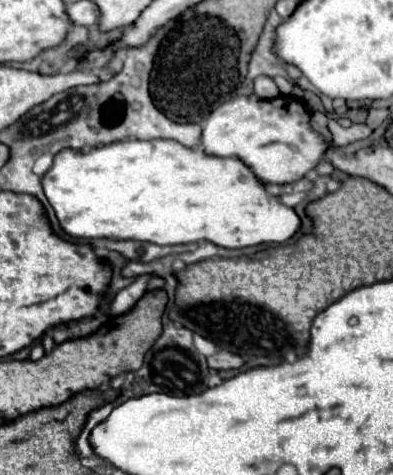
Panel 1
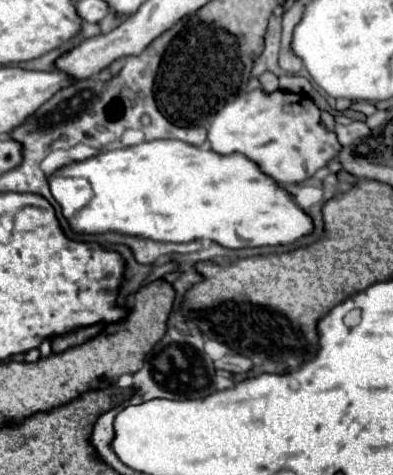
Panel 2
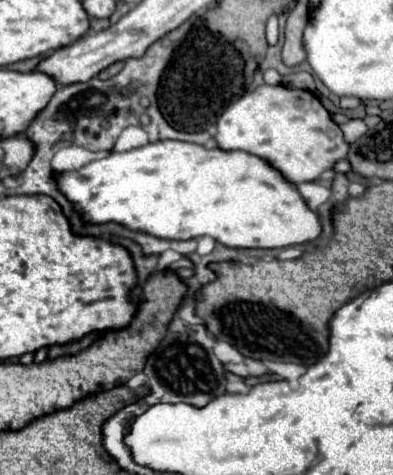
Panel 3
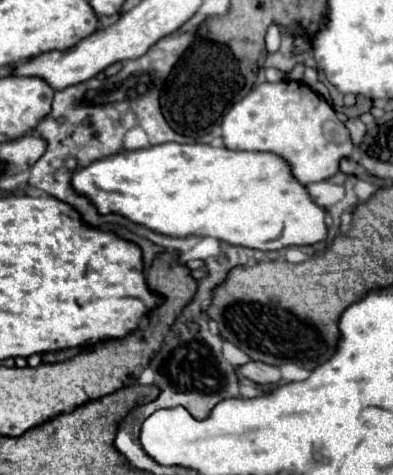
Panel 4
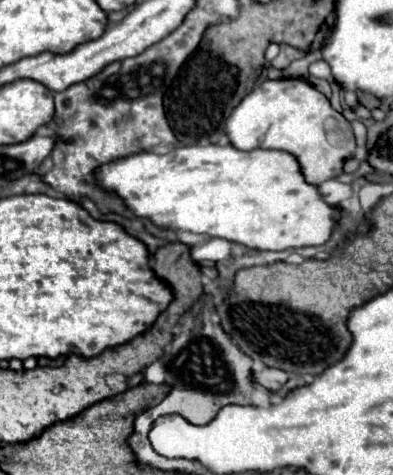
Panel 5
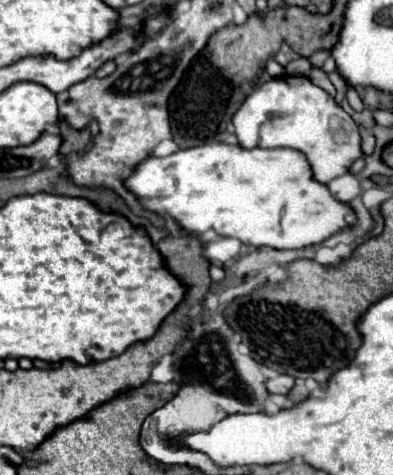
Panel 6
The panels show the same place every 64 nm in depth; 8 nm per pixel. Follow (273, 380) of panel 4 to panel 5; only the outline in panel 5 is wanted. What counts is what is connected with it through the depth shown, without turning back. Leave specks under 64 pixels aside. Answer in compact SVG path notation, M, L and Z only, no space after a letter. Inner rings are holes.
M266 368L262 372L254 372L254 380L272 392L278 392L288 382L288 374L276 368Z

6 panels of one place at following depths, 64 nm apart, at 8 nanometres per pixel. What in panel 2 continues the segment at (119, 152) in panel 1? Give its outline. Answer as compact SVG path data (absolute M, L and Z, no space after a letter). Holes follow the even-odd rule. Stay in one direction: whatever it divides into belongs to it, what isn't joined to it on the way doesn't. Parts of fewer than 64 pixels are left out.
M152 140L152 142L142 142L136 146L130 146L126 150L112 150L112 152L102 150L84 162L72 162L72 164L60 168L58 172L54 172L48 178L48 182L50 182L52 196L62 206L64 218L70 222L70 226L74 230L82 230L84 234L102 234L102 232L112 230L112 232L150 238L156 242L192 242L192 240L208 238L224 248L248 248L248 246L288 246L288 244L294 244L296 240L310 236L314 232L312 218L296 204L294 196L286 188L276 184L276 180L272 180L272 176L264 176L264 172L260 172L260 168L256 168L254 160L248 160L248 156L240 156L240 154L220 156L218 152L212 152L212 150L194 146L194 144L184 144L182 140Z

